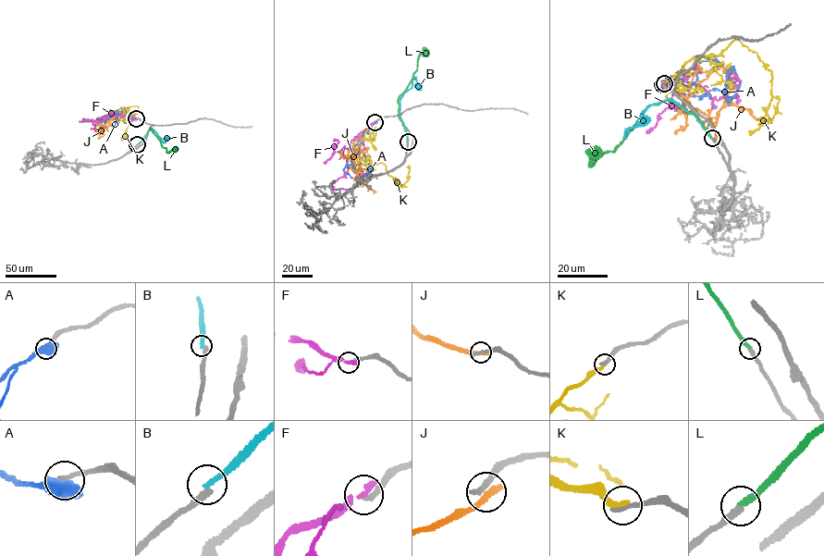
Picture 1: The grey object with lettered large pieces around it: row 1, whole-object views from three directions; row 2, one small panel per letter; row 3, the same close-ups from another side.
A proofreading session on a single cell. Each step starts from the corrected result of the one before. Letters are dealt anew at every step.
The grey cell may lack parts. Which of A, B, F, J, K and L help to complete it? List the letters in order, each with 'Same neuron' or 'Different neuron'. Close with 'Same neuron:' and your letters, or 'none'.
A: Different neuron
B: Different neuron
F: Different neuron
J: Different neuron
K: Different neuron
L: Same neuron
Same neuron: L

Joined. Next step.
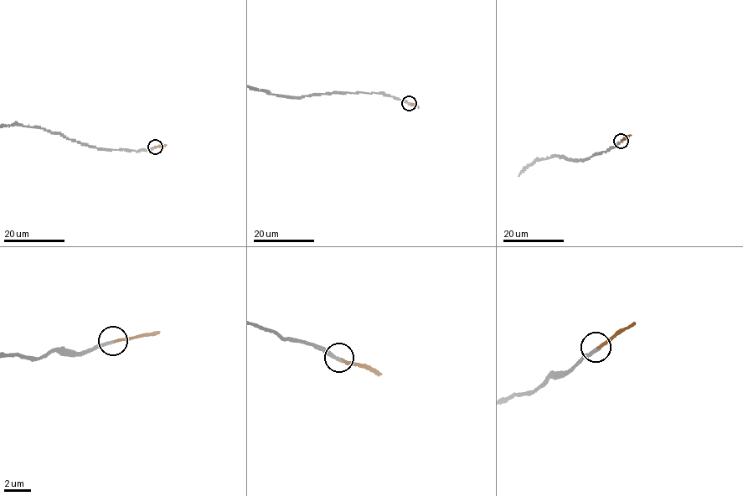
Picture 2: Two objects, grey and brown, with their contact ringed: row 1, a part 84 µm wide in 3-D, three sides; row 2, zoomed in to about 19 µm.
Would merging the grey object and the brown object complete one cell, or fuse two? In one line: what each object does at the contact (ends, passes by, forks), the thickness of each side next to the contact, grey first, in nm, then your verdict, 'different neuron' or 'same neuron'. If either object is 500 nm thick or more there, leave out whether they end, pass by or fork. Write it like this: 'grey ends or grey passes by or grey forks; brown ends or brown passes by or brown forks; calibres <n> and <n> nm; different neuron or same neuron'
grey ends; brown ends; calibres 240 and 200 nm; same neuron

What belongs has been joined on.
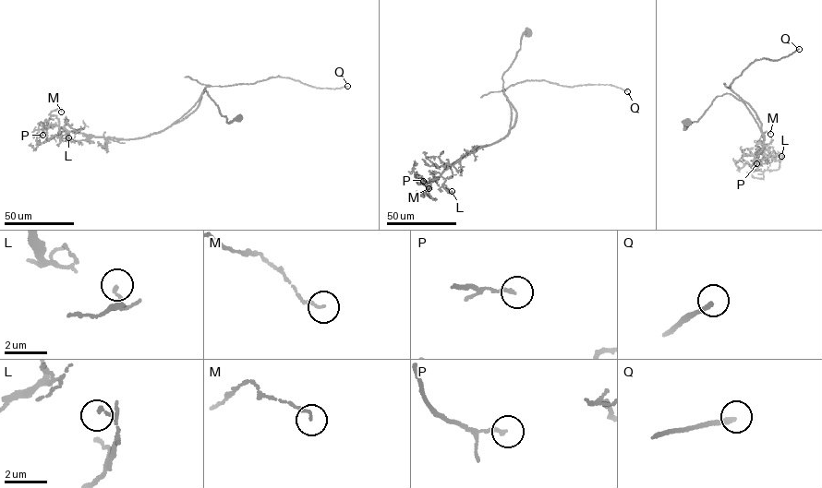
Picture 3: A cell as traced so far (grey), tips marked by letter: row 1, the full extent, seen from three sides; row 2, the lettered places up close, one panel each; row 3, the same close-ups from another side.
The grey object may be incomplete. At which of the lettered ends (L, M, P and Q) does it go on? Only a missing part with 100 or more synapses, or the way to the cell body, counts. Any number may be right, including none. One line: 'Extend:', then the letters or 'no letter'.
Extend: Q

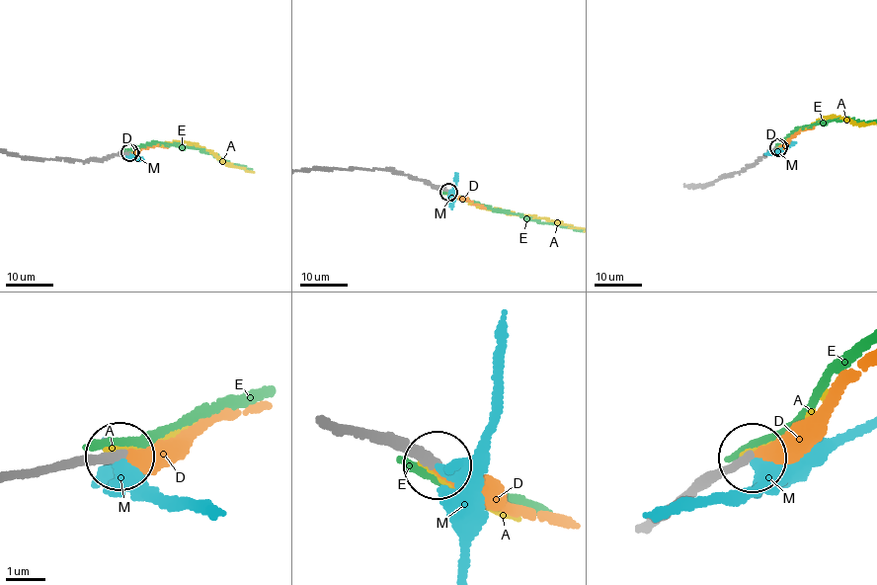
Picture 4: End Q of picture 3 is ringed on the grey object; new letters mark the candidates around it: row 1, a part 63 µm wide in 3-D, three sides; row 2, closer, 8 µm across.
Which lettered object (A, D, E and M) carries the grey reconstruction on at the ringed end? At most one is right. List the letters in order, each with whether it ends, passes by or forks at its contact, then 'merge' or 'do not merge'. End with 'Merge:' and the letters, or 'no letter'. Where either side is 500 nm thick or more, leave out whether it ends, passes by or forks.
A: it ends; do not merge
D: it ends; merge
E: it ends; do not merge
M: it ends; do not merge
Merge: D

